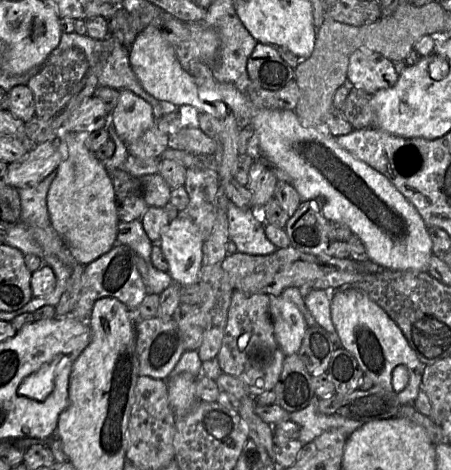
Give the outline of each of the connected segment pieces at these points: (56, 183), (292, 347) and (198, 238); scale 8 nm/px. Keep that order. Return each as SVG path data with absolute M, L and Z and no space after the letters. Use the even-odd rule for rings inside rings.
M78 132L61 133L58 137L62 160L47 194L50 222L64 240L73 257L87 265L116 245L120 219L112 178L106 168L85 145Z
M269 296L276 340L285 355L297 354L308 325L293 302L281 296Z
M180 214L170 221L158 244L169 264L168 274L174 283L185 286L199 281L203 266L203 238L196 224Z

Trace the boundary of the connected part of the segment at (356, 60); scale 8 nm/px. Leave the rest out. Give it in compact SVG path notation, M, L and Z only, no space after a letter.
M358 49L349 58L347 80L368 94L393 87L398 78L394 62L378 52Z

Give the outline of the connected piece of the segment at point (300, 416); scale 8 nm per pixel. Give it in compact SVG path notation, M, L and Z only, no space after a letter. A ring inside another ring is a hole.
M315 397L305 408L290 413L290 420L300 427L298 440L303 445L310 443L324 431L330 429L338 429L350 435L365 423L343 417L337 413L322 414L318 408L318 399L320 398Z

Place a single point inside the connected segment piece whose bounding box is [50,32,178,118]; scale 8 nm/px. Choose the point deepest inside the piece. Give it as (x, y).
(116, 72)

